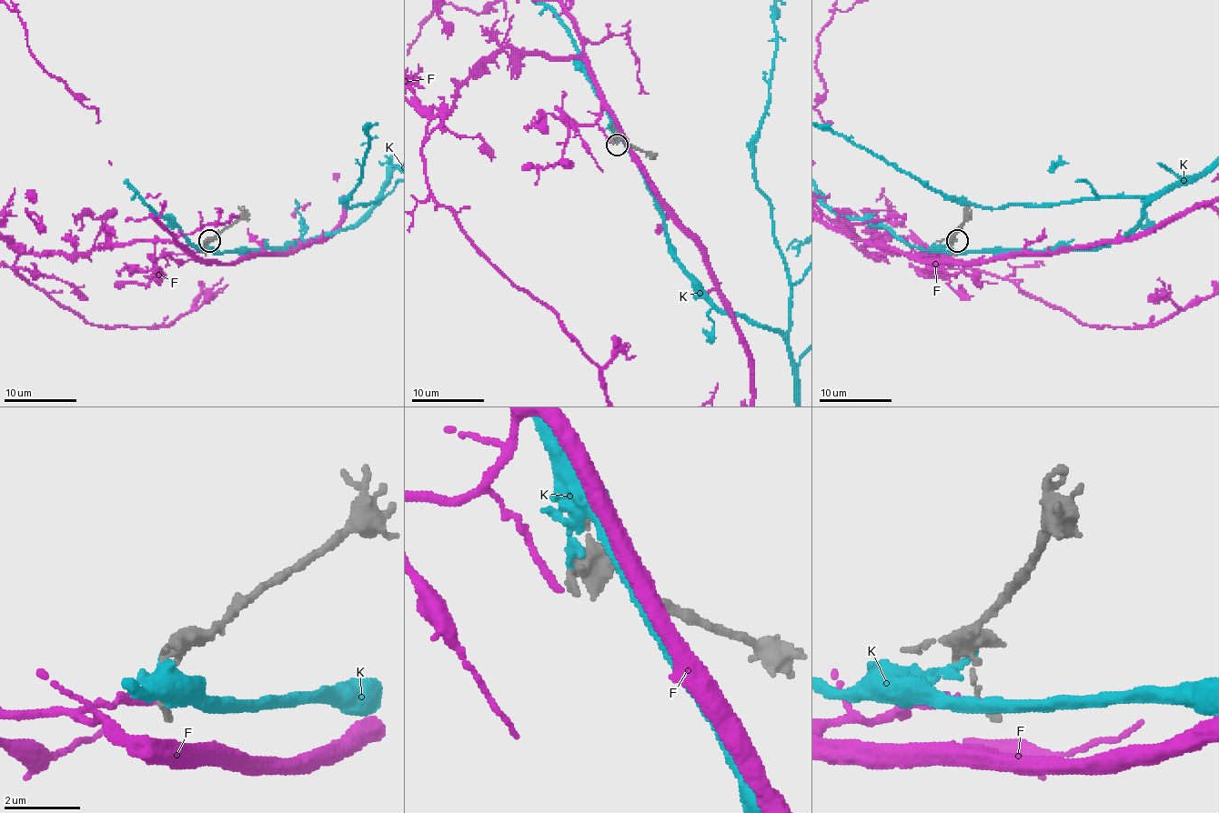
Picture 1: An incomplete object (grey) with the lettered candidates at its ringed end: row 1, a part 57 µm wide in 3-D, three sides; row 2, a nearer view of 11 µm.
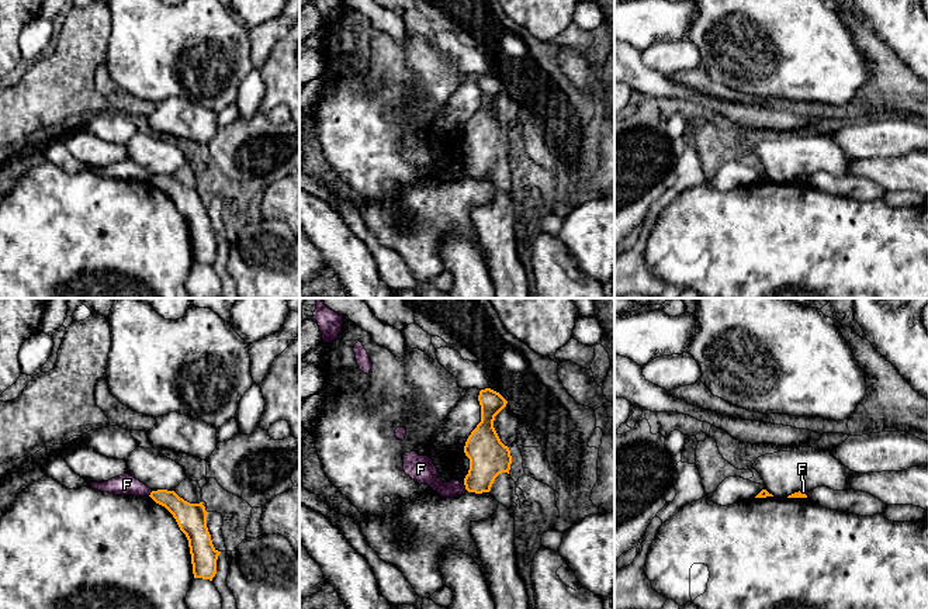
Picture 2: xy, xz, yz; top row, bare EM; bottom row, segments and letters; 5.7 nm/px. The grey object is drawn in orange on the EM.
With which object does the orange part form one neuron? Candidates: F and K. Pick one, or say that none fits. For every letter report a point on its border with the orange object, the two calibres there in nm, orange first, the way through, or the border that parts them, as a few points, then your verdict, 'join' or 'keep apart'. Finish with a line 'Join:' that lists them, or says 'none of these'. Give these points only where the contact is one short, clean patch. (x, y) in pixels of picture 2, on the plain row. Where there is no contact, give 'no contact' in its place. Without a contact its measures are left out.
F: meets orange in xz at (466, 172); 220 nm thick on the orange side, 140 nm on the other; border along xz (463, 168), (467, 175); keep apart
K: no contact; keep apart
Join: none of these

